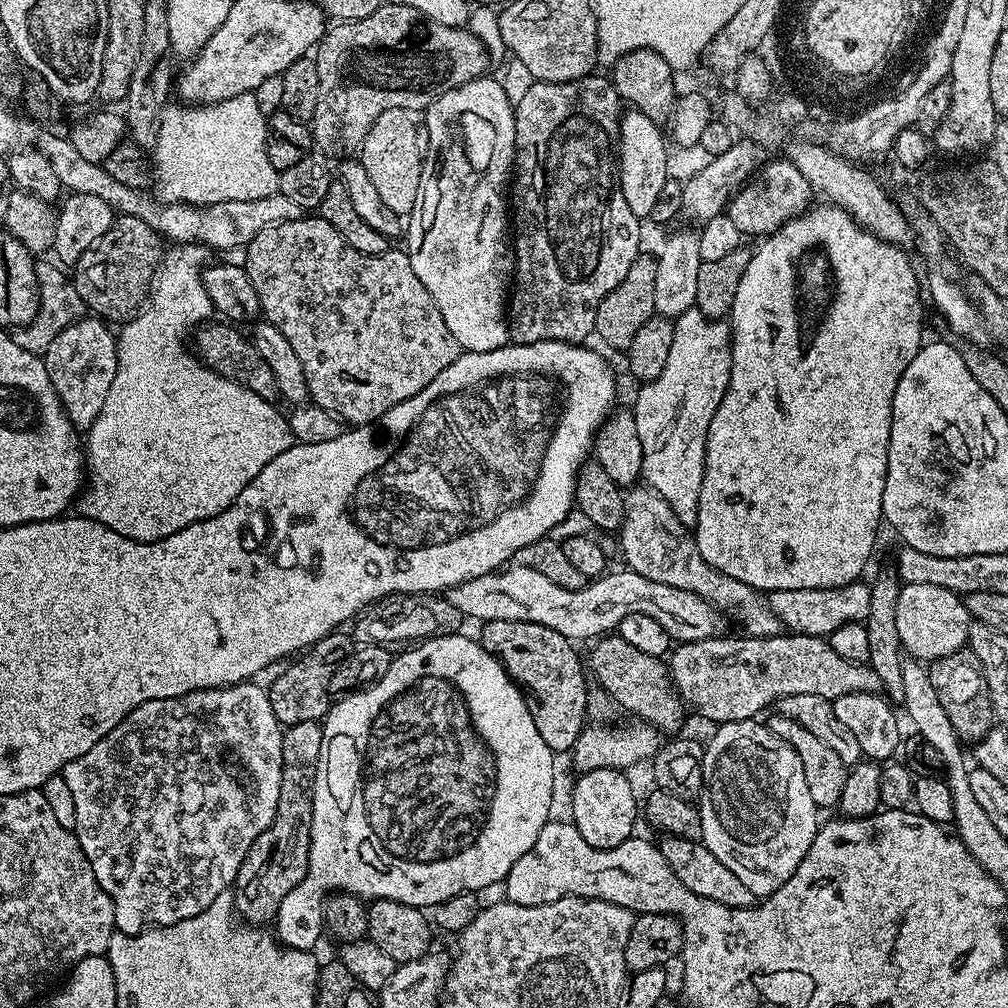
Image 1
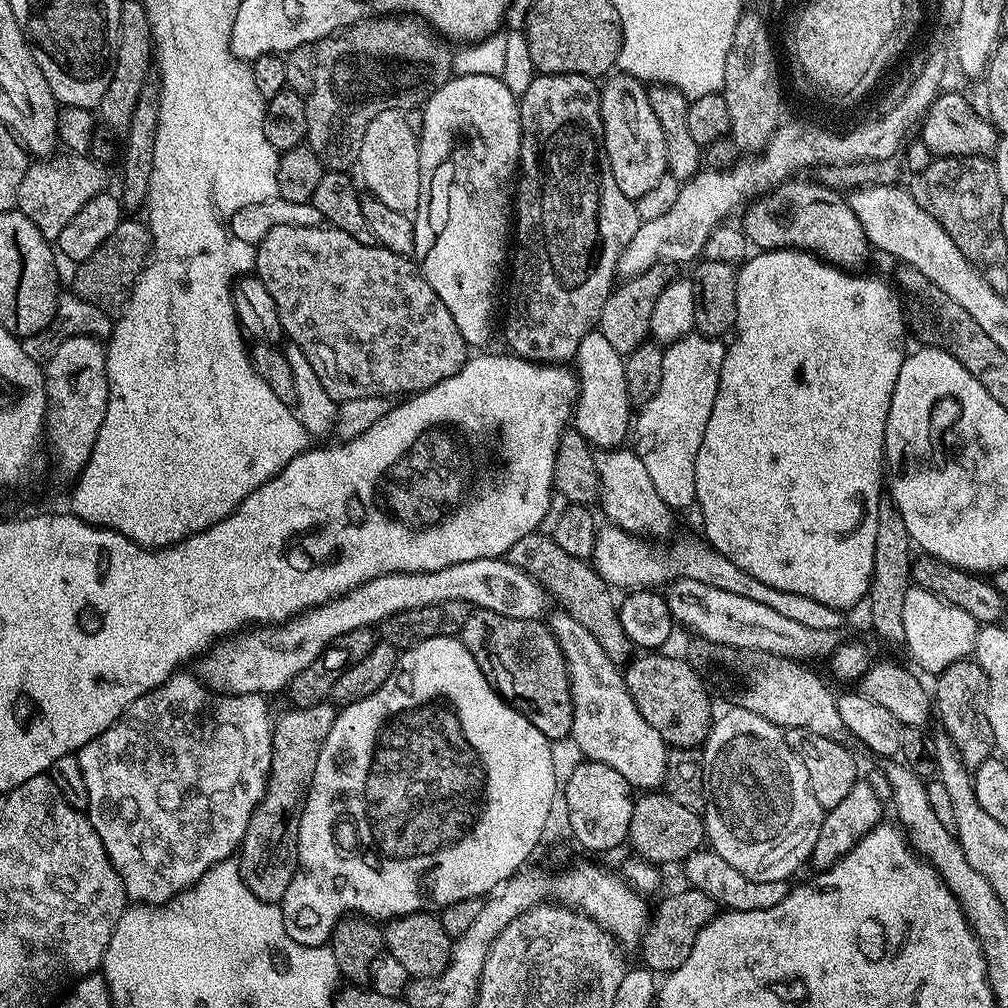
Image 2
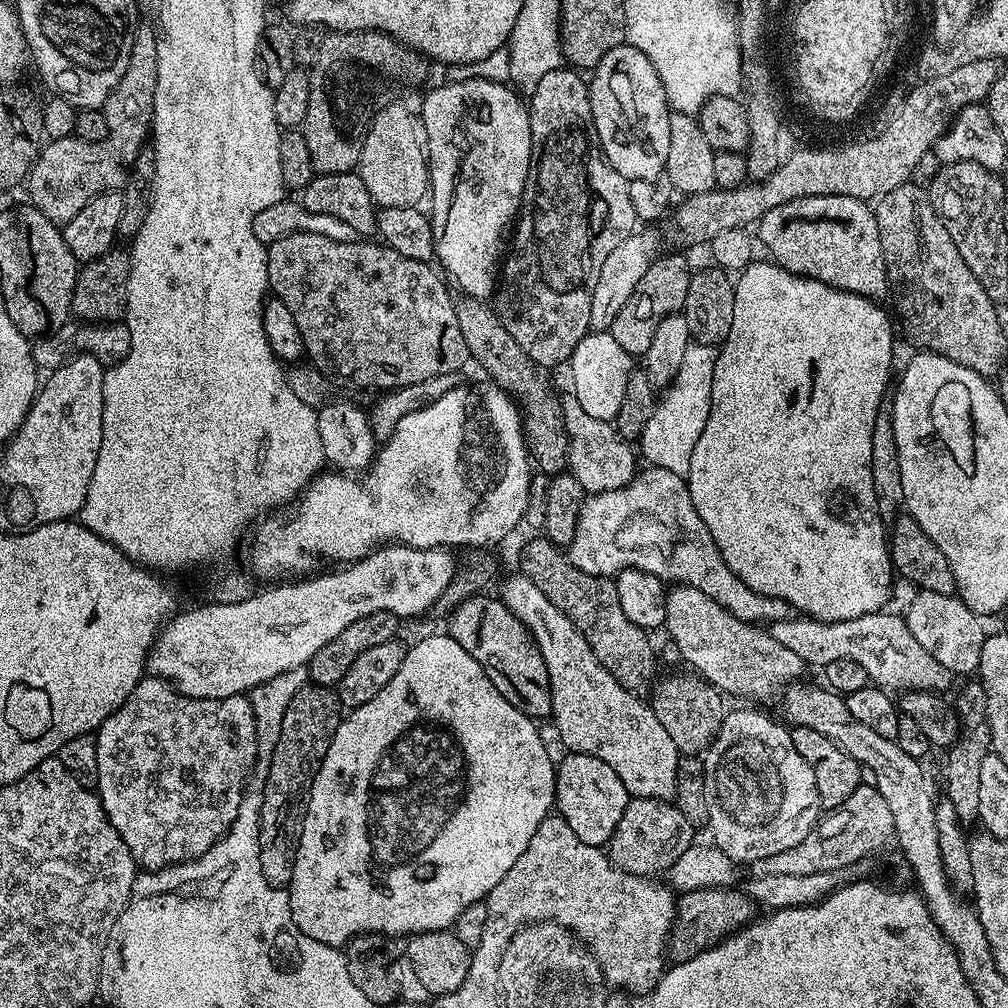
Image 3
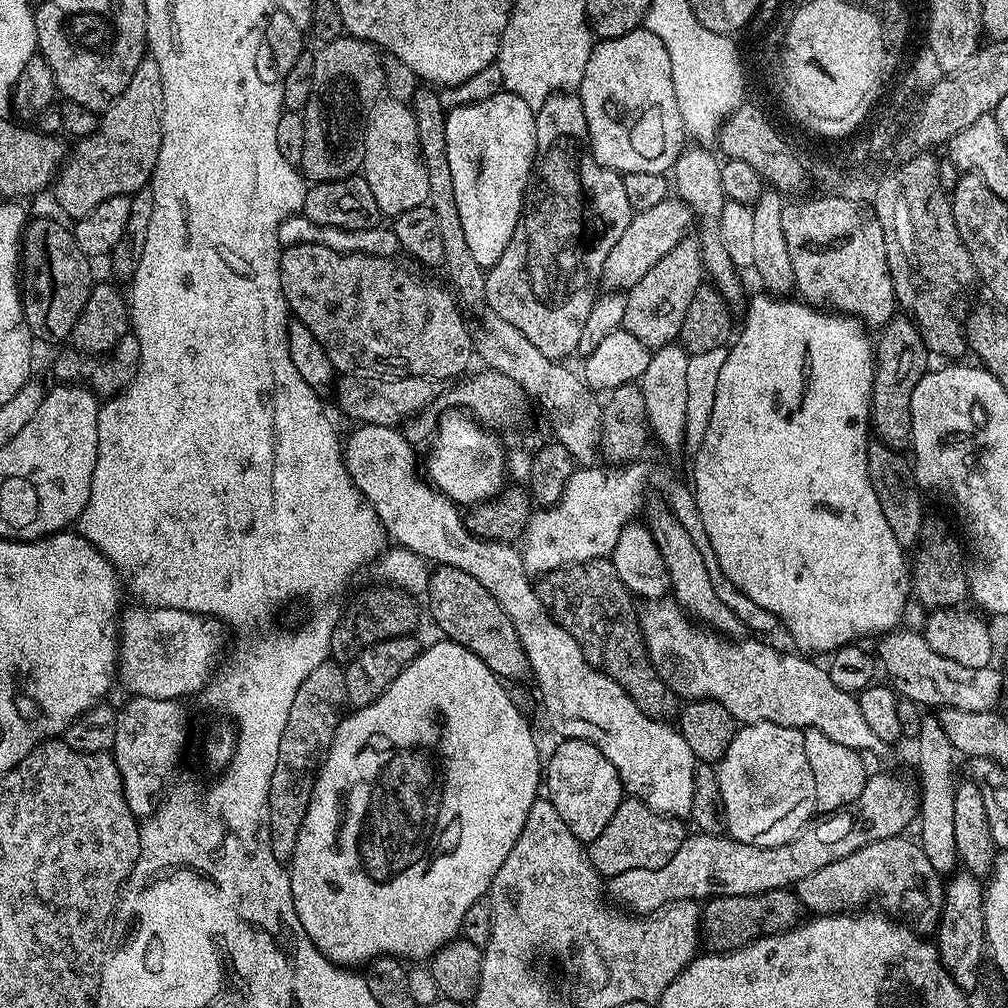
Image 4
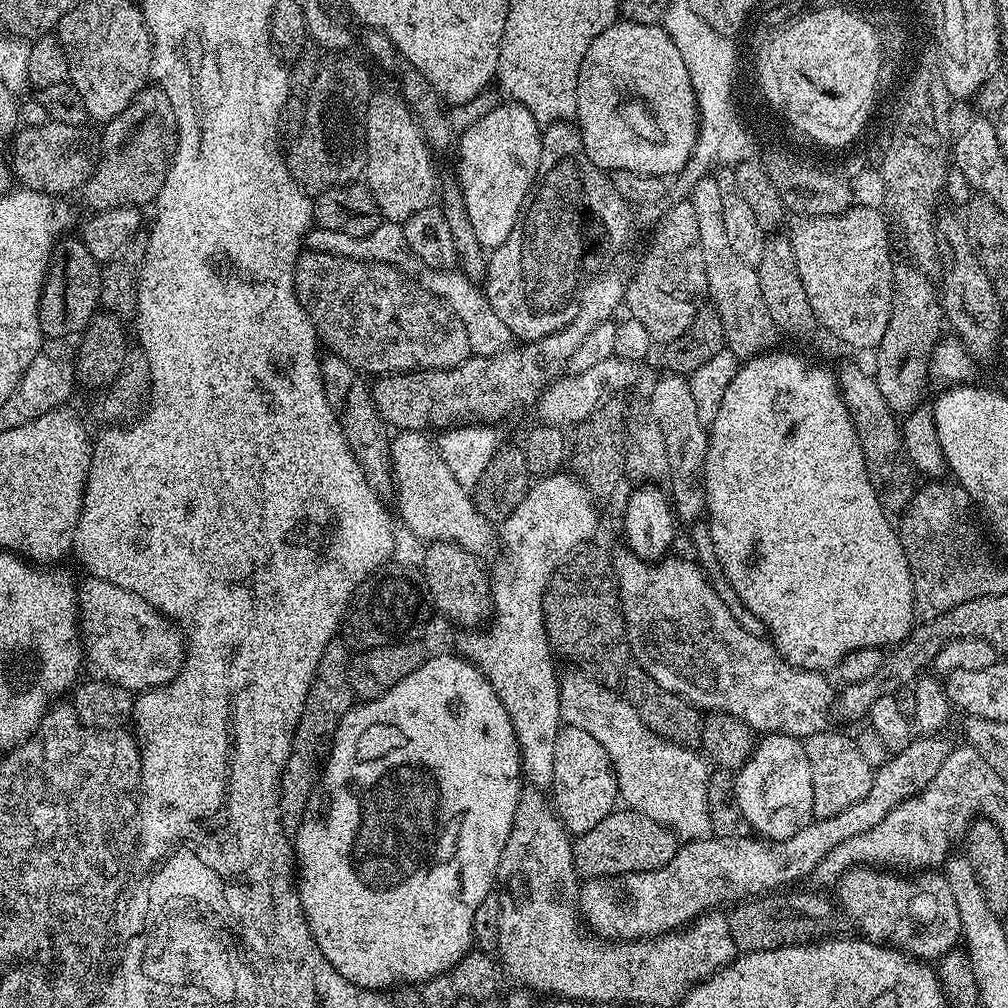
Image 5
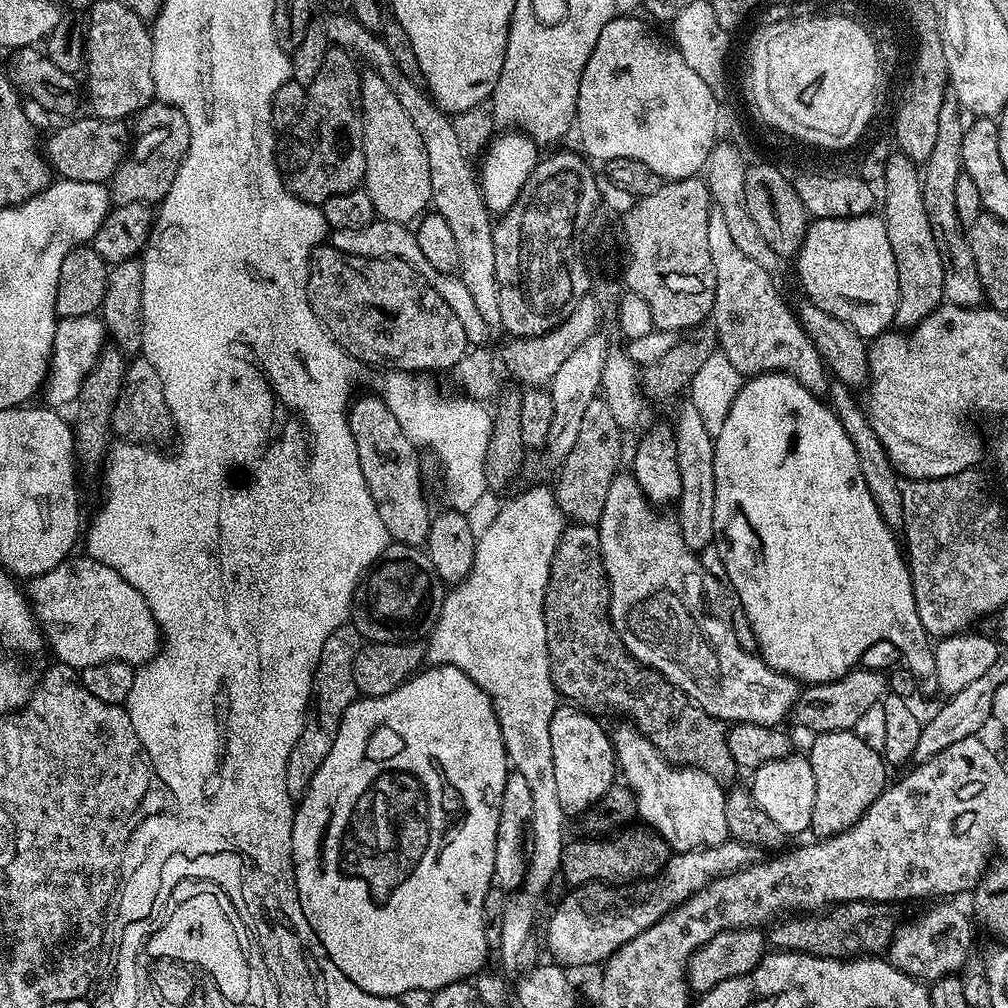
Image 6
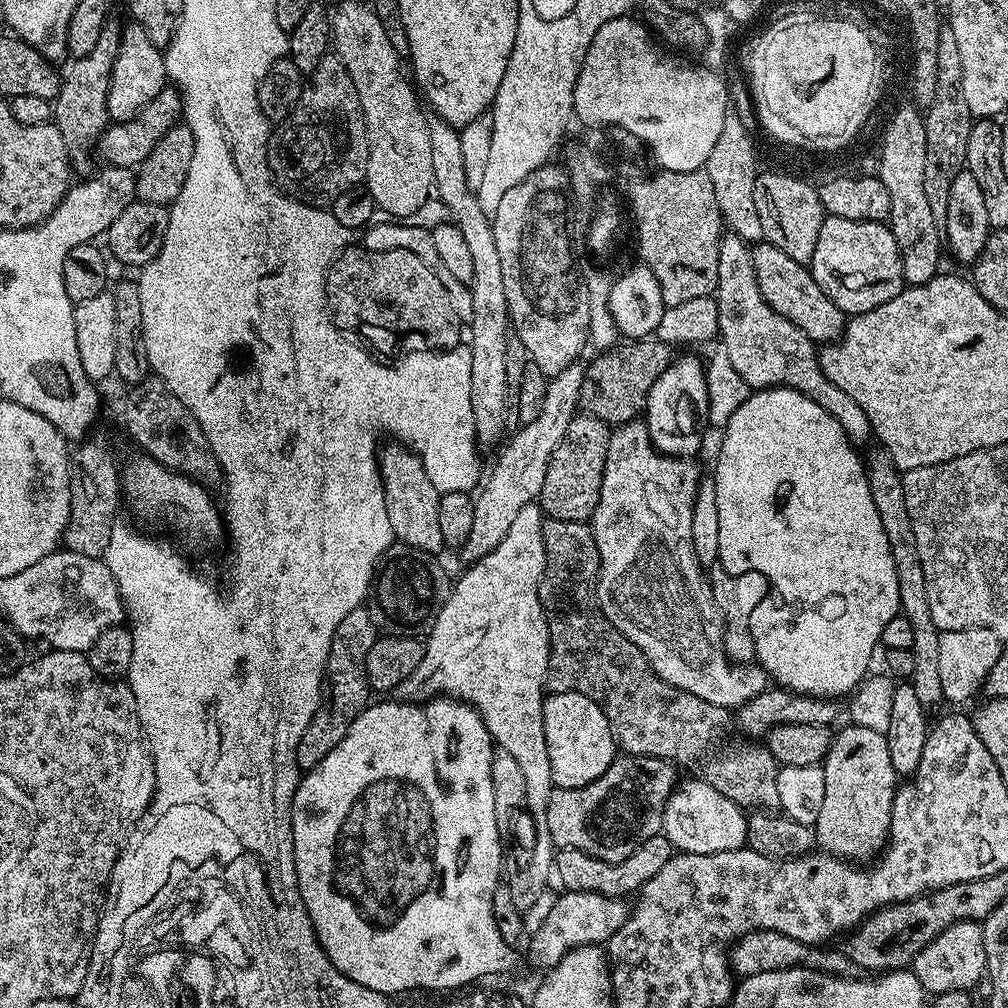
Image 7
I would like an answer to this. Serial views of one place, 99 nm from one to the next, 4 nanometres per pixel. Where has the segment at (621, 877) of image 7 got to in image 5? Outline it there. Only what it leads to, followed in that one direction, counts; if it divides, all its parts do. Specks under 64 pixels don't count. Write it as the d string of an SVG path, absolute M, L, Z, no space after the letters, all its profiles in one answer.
M613 810L594 830L585 832L572 845L576 867L585 877L621 876L627 872L658 870L674 858L678 837L664 824L646 818L646 814L631 810Z

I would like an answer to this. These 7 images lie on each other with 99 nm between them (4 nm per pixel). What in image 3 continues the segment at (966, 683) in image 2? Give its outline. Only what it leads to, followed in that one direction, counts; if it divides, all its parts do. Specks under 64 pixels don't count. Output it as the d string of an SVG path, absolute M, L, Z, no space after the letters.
M979 682L968 684L964 693L954 700L954 707L962 725L962 735L951 748L947 749L948 761L944 764L944 784L948 787L946 799L954 802L960 823L974 825L980 819L978 797L984 793L984 758L992 746L992 731L988 729L988 713L984 706L984 685Z

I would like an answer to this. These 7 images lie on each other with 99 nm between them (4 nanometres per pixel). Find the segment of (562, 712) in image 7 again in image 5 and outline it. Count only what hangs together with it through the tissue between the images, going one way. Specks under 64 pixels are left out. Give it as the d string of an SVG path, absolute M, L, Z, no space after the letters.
M564 724L558 734L558 742L554 742L554 778L550 799L557 818L576 838L594 830L594 826L598 826L598 822L611 814L618 804L616 771L602 742L573 724Z

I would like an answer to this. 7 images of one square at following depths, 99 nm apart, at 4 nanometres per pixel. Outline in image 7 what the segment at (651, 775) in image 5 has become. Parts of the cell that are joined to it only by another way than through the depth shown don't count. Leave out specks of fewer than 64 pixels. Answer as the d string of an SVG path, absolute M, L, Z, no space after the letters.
M692 778L689 784L683 784L673 791L664 807L662 834L671 842L673 849L676 852L718 854L745 847L748 839L748 816L745 809L730 802L730 798L718 794L714 786L699 778Z

